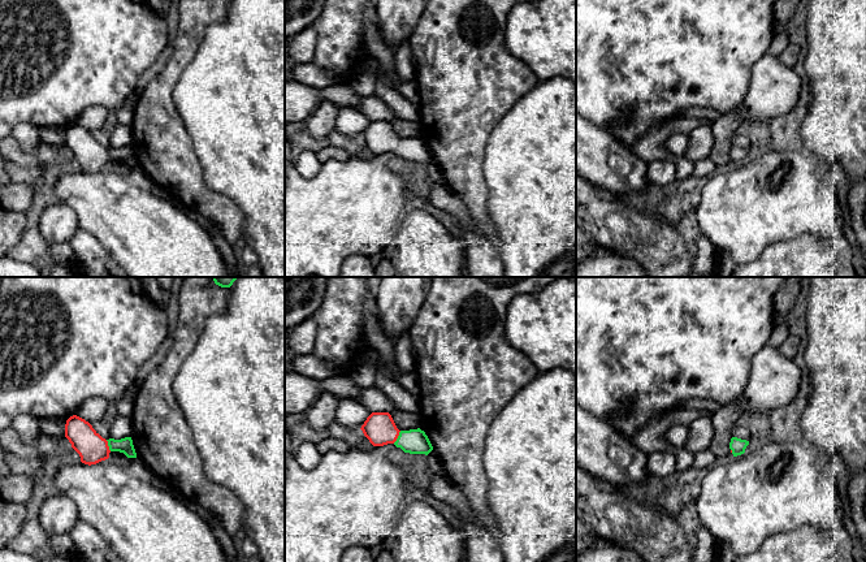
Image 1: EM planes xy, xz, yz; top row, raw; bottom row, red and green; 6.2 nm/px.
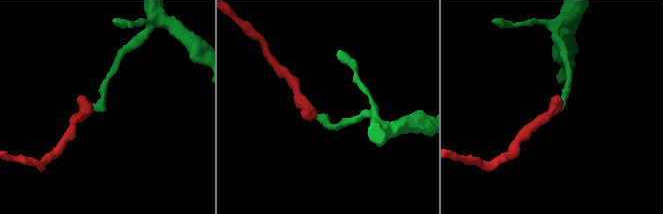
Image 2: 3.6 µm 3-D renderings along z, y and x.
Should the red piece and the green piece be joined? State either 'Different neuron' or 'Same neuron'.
Same neuron

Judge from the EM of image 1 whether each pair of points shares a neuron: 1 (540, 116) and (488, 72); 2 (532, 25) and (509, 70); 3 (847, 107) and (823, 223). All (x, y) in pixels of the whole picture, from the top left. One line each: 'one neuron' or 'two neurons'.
1: two neurons
2: two neurons
3: two neurons

